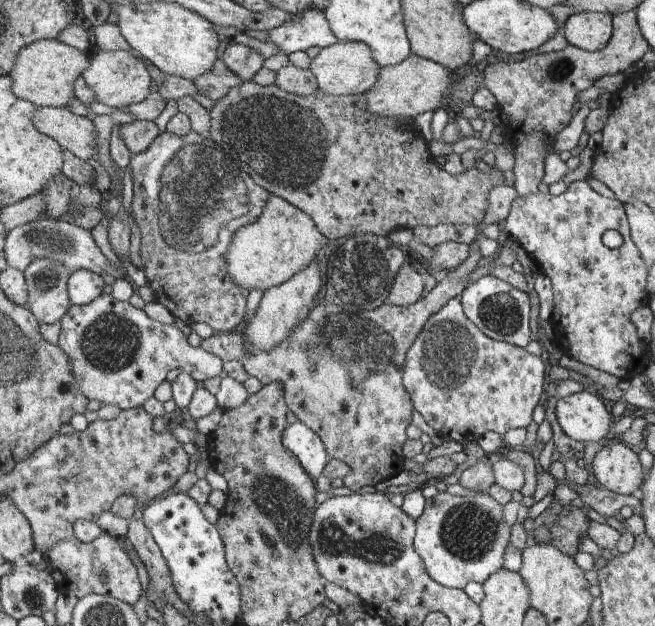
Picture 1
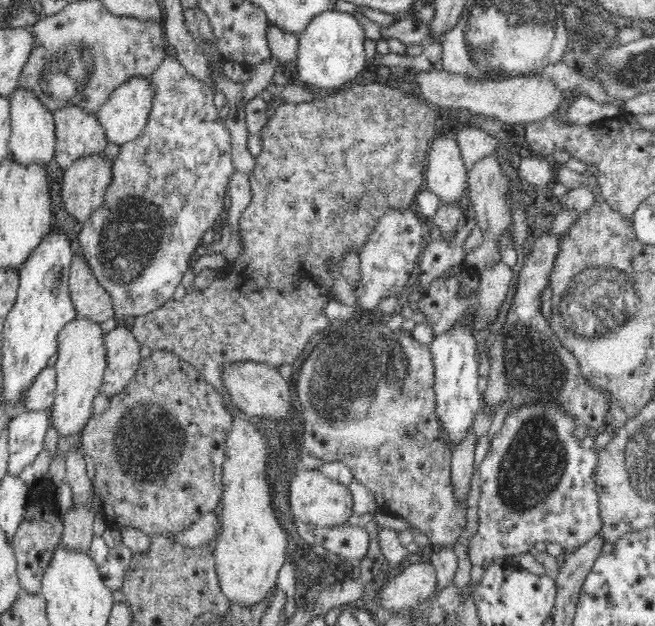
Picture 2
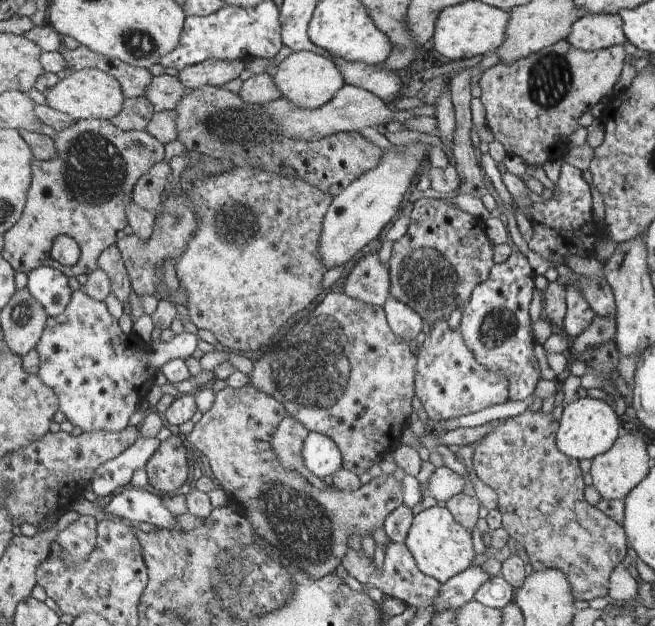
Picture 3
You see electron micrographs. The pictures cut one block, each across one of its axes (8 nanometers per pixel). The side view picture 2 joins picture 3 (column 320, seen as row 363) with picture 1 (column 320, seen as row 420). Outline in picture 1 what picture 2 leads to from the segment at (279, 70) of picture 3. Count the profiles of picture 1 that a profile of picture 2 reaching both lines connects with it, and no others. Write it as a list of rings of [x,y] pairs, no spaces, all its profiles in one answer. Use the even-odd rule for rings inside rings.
[[[341,42],[320,49],[308,68],[315,77],[318,89],[337,97],[364,96],[375,86],[381,67],[372,57],[372,50],[364,42]]]

